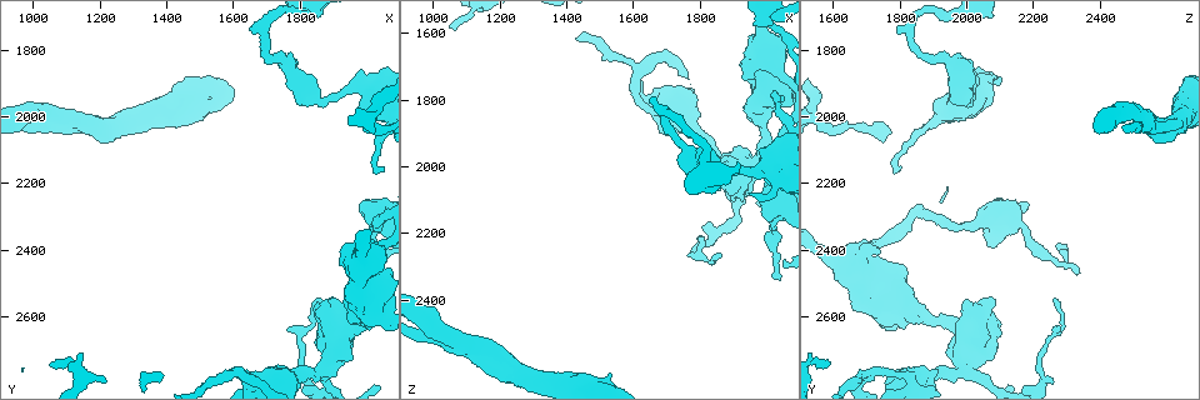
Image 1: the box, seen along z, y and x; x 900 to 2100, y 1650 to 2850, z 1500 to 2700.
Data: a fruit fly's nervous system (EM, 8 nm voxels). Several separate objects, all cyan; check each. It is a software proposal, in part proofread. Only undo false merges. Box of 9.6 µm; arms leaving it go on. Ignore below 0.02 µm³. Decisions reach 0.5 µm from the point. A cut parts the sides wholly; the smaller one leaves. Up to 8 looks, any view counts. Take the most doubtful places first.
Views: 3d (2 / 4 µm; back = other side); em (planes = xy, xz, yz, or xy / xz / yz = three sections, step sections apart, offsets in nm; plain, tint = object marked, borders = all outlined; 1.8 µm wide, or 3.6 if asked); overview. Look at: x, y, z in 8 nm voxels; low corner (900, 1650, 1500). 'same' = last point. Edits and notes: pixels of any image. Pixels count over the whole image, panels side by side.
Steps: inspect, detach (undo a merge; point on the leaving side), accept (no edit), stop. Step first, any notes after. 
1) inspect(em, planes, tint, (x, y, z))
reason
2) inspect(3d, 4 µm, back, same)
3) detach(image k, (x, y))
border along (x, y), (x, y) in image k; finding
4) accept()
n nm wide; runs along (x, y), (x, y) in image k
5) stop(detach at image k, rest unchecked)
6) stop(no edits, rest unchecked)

inspect(em, xz, step 8, tint, (2030, 2300, 2100))
sudden change in width

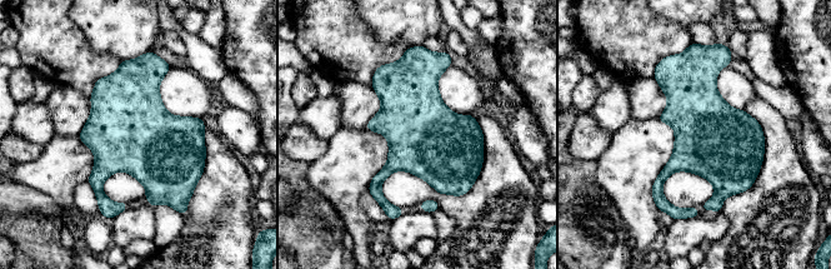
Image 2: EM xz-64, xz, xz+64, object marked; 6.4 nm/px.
inspect(em, planes, borders, same)

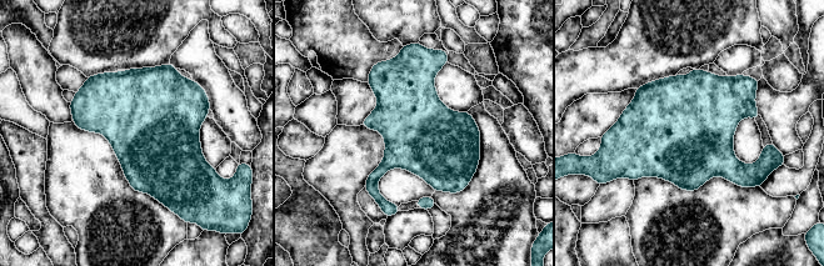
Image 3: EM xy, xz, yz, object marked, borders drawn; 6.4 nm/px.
accept()
continuous, no second neuron

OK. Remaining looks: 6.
inspect(em, planes, tint, (1070, 2000, 2530))
two arms in line, one across

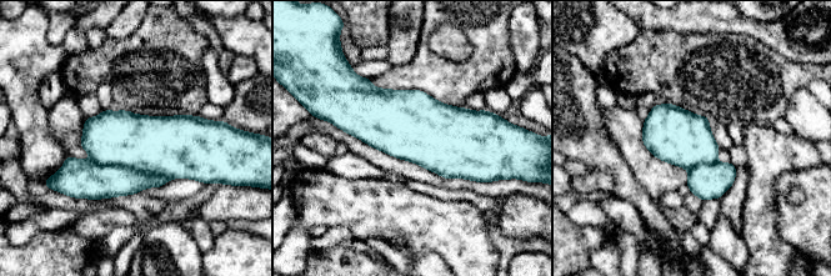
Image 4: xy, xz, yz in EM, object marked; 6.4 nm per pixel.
accept()
360 nm wide; continuous, no second neuron

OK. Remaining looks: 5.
inspect(3d, 2 µm, (1770, 1860, 1950))
thick turns thin

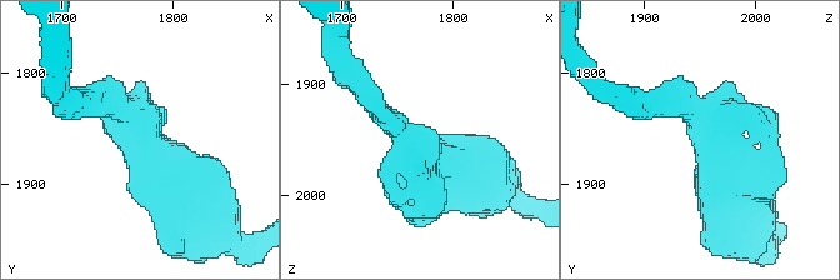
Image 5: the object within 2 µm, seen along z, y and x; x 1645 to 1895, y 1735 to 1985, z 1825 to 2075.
inspect(em, 3.6 µm, planes, tint, (1774, 1856, 1960))
arms of 180, 360 nm; shape alone is not enough

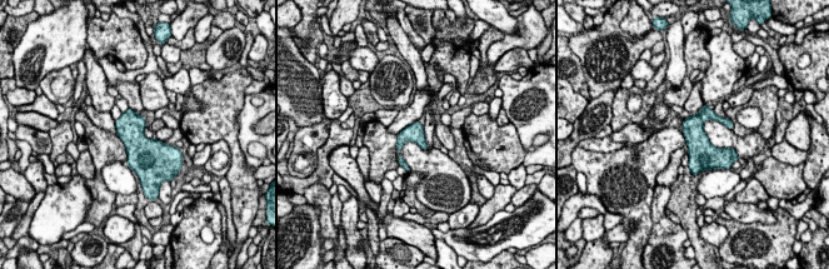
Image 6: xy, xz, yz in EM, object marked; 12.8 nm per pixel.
accept()
all the same neuron

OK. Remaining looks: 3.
inspect(3d, 4 µm, back, (1890, 2590, 2050))
abrupt turn

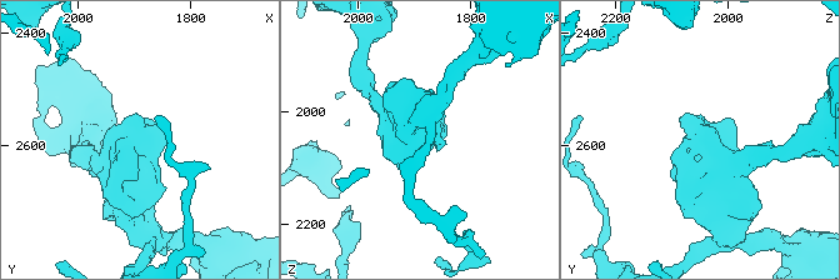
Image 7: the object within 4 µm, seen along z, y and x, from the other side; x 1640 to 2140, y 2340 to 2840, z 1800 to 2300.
inspect(em, planes, tint, (1880, 2590, 2045))

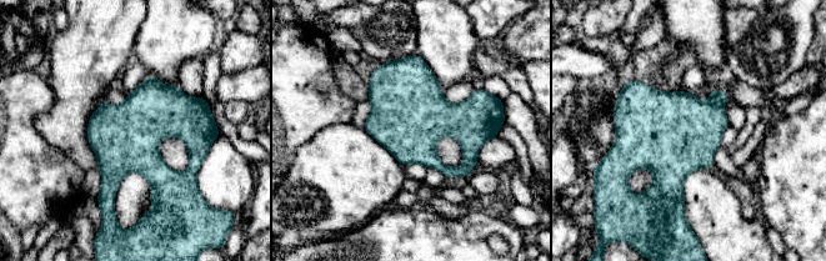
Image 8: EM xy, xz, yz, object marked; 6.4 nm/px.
accept()
440 nm wide; one neuron here

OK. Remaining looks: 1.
stop(no edits, rest unchecked)

